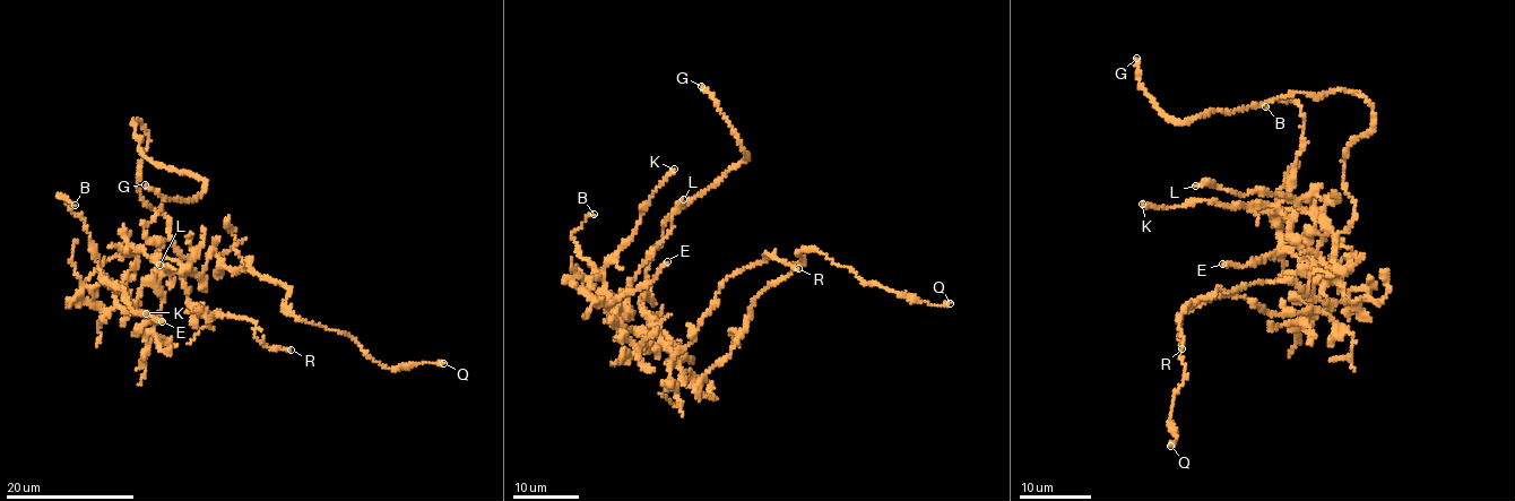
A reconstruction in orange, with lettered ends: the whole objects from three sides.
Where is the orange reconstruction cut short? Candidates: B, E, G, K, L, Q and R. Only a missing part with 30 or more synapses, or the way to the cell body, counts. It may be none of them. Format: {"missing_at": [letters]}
{"missing_at": ["G"]}

